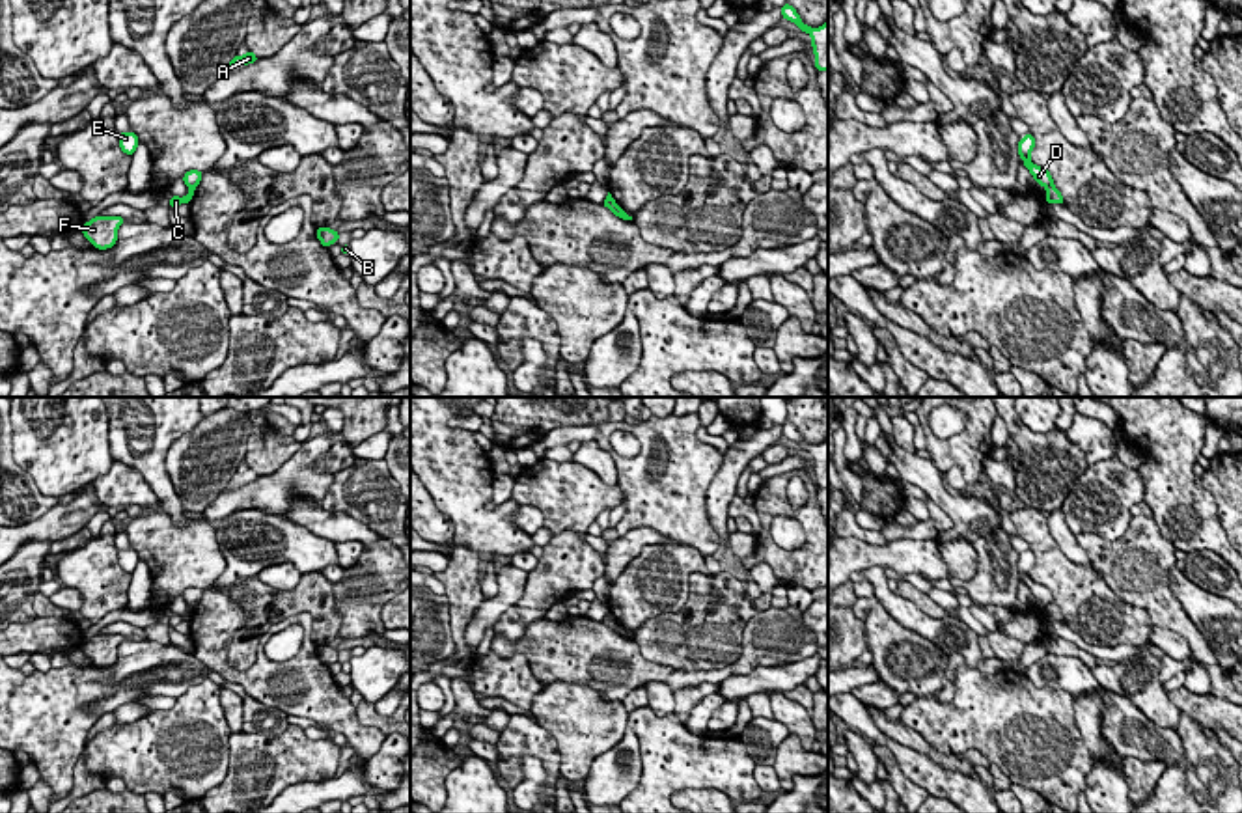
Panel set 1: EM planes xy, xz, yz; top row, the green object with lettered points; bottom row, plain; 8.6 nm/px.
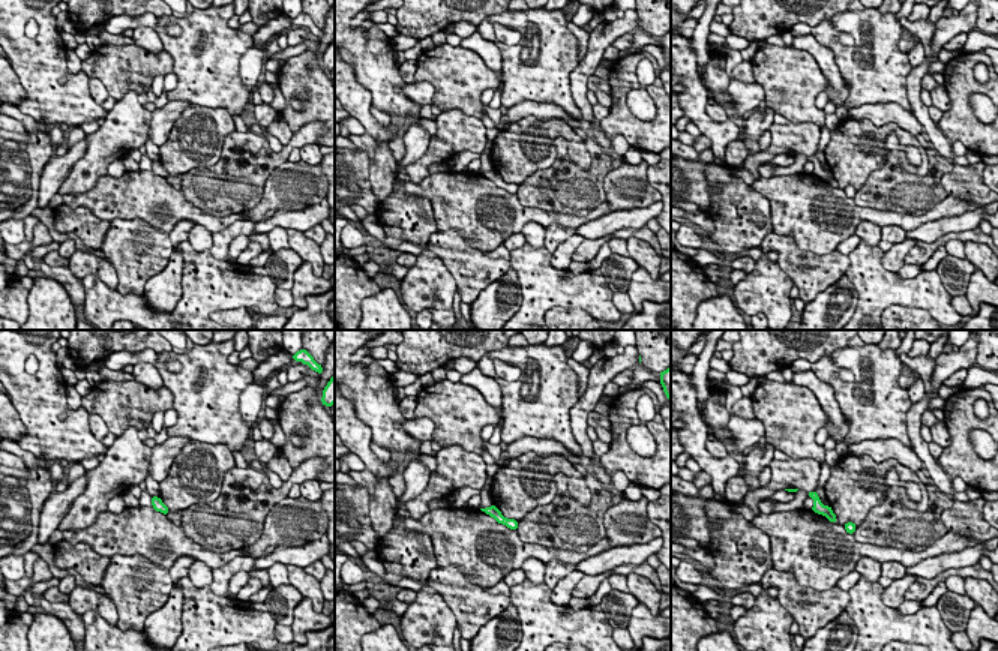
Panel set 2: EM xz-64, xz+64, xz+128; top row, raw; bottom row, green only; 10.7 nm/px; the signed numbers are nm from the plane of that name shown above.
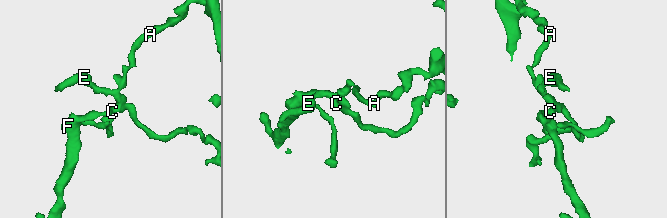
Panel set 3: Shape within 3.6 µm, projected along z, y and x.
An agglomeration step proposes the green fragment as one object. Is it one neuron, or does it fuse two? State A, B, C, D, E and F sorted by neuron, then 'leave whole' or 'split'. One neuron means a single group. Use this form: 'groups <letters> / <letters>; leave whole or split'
groups A D E / B C F; split

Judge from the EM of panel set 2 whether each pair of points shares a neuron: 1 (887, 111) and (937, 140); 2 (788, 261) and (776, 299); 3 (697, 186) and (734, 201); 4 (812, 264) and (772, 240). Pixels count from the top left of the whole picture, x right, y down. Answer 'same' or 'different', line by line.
1: different
2: different
3: different
4: same

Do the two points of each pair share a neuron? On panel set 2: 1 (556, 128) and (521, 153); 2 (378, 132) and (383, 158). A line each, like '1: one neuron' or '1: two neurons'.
1: one neuron
2: two neurons

